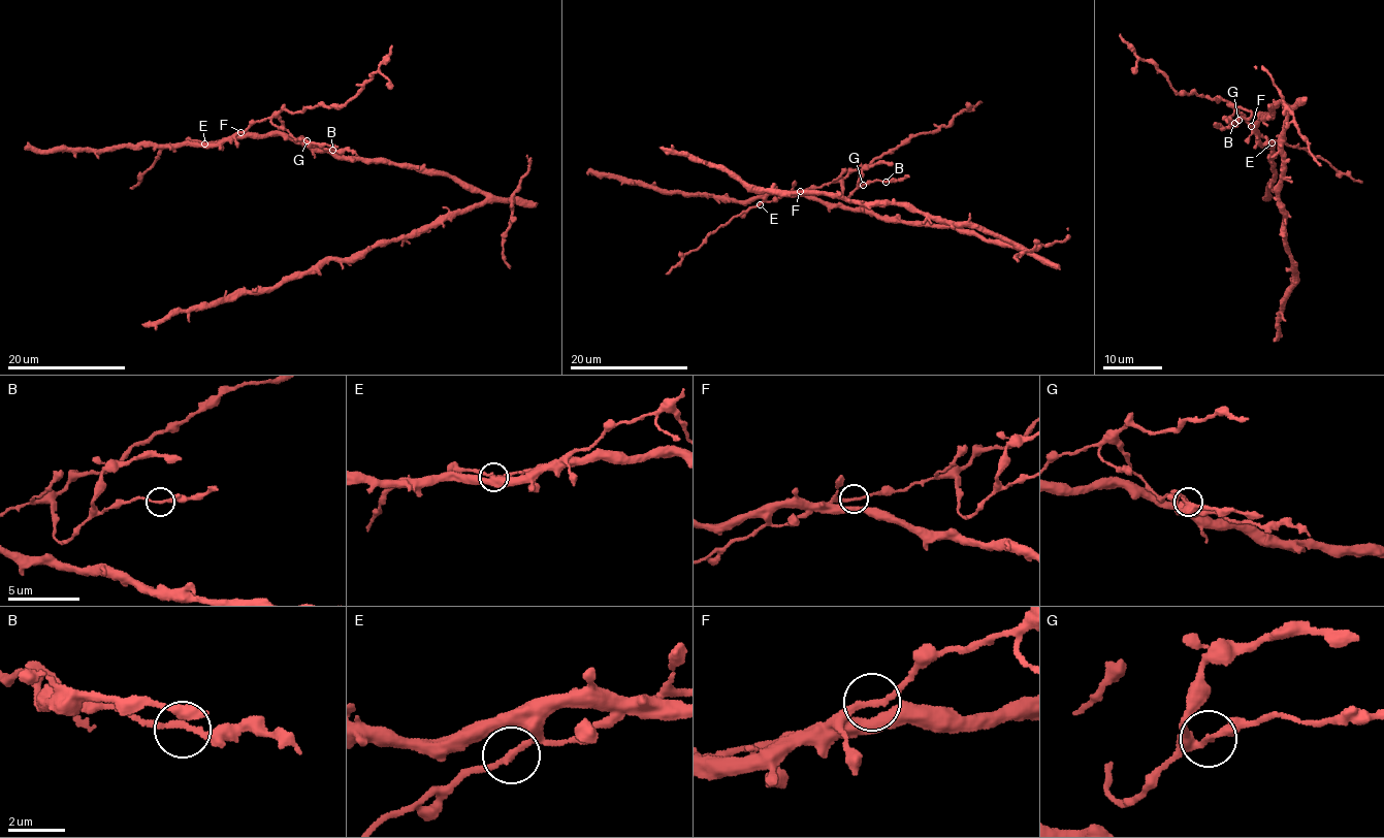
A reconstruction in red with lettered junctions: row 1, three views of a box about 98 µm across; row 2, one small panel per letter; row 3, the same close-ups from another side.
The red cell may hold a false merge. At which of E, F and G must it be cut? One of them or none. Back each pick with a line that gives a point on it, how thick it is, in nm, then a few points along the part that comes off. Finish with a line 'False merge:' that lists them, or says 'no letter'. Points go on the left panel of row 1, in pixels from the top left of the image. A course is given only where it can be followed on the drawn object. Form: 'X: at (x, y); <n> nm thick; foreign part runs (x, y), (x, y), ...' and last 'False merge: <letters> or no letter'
False merge: no letter

